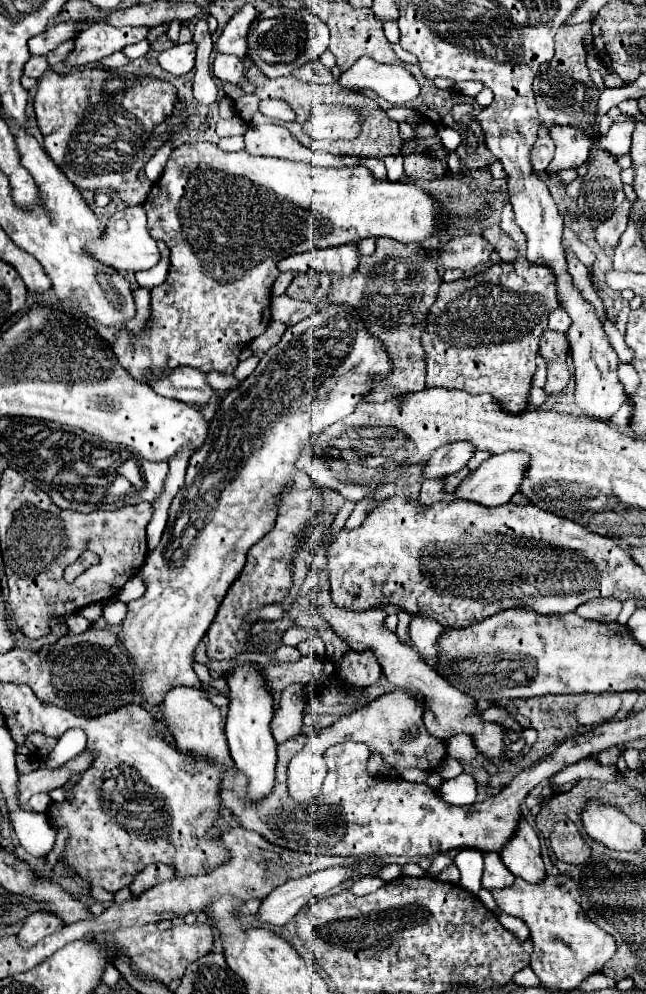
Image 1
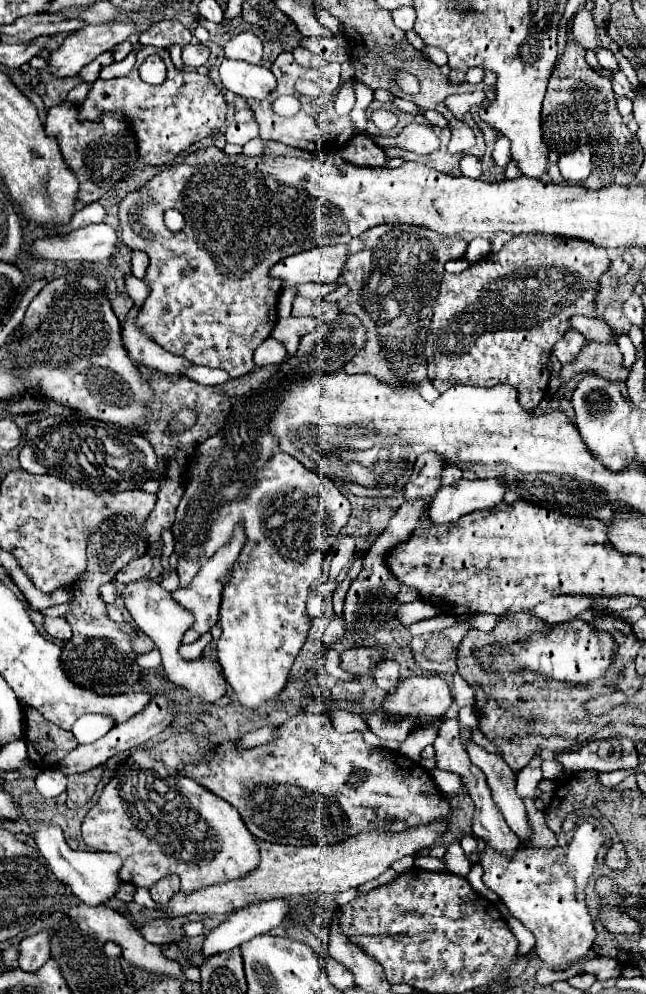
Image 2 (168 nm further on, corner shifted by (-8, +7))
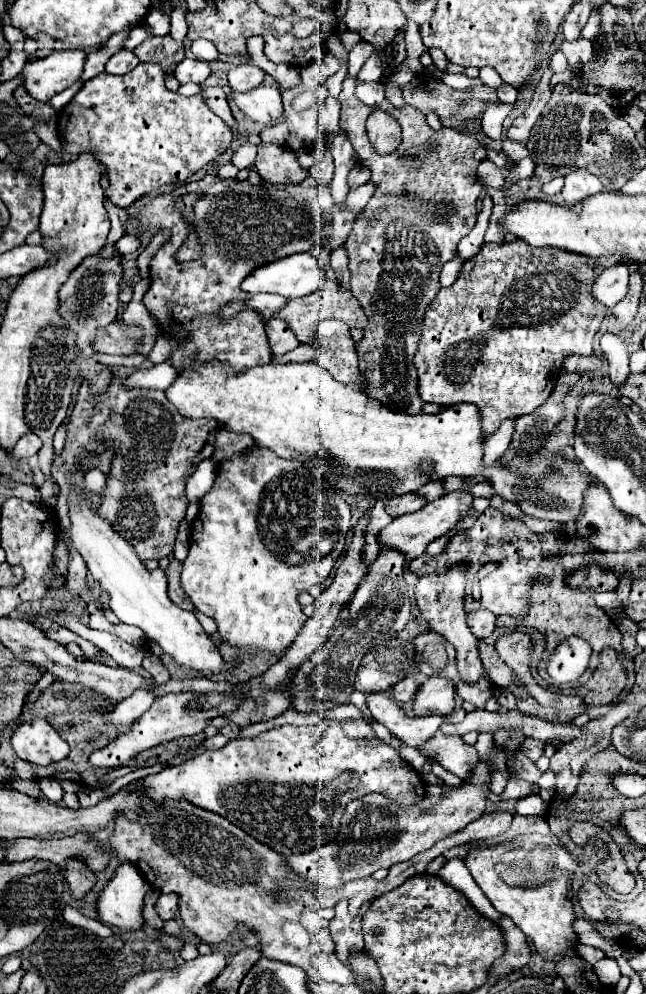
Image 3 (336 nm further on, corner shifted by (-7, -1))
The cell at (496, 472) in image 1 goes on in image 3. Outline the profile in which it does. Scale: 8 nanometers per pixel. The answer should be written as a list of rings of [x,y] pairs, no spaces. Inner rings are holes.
[[[448,492],[444,496],[440,496],[438,500],[434,502],[428,502],[422,510],[418,512],[412,512],[412,514],[404,514],[400,518],[394,518],[382,532],[380,532],[380,542],[390,546],[390,548],[396,548],[400,550],[408,560],[412,558],[418,558],[426,552],[426,546],[440,538],[440,536],[446,536],[450,530],[456,528],[458,522],[462,522],[466,516],[468,516],[468,510],[472,508],[472,500],[474,496],[470,492]]]

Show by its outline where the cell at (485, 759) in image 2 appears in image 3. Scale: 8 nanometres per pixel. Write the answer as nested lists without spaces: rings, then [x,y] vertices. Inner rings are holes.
[[[436,732],[426,742],[426,752],[436,754],[436,760],[444,766],[444,770],[462,780],[468,780],[472,776],[472,766],[480,762],[480,754],[474,746],[466,744],[460,736],[446,736],[442,732]]]

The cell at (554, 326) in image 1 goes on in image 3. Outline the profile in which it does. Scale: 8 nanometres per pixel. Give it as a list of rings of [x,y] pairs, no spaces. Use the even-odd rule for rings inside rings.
[[[606,332],[600,338],[600,348],[602,348],[602,356],[608,360],[608,366],[610,366],[610,380],[614,384],[624,382],[624,378],[630,372],[630,368],[628,368],[628,350],[626,350],[624,338],[620,334]]]

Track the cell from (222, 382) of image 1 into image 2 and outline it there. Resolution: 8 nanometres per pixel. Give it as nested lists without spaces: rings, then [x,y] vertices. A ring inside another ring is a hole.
[[[189,366],[185,370],[185,376],[191,378],[197,384],[205,384],[205,386],[217,386],[229,380],[229,374],[225,374],[225,370],[213,370],[213,368],[205,368],[205,366]]]

